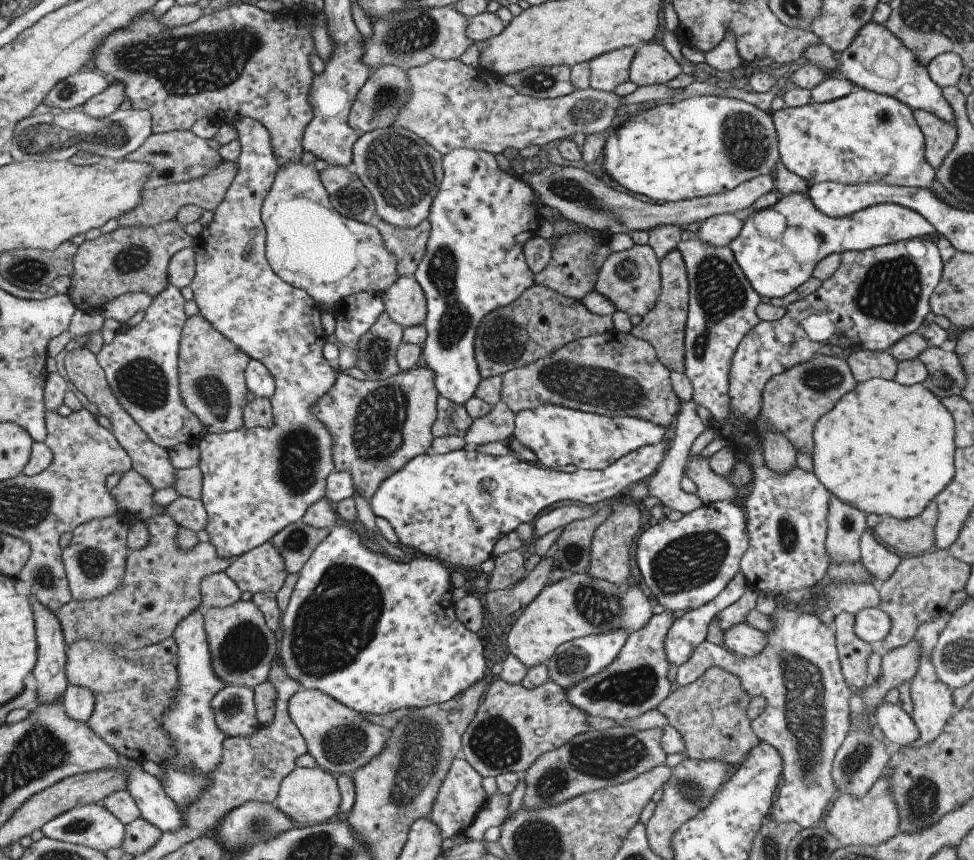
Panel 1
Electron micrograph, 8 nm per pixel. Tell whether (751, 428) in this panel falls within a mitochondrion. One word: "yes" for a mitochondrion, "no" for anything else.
no

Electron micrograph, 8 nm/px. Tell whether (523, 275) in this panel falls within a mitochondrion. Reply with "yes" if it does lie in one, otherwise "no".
no

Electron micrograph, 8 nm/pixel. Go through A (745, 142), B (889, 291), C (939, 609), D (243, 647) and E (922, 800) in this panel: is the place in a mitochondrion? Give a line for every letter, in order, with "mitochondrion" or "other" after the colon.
A: mitochondrion
B: mitochondrion
C: other
D: mitochondrion
E: mitochondrion

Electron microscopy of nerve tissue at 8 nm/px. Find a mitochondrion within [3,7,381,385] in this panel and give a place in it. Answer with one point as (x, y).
(204, 61)

